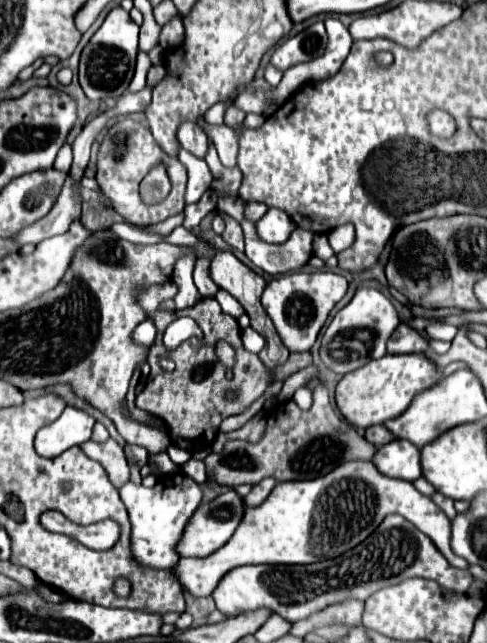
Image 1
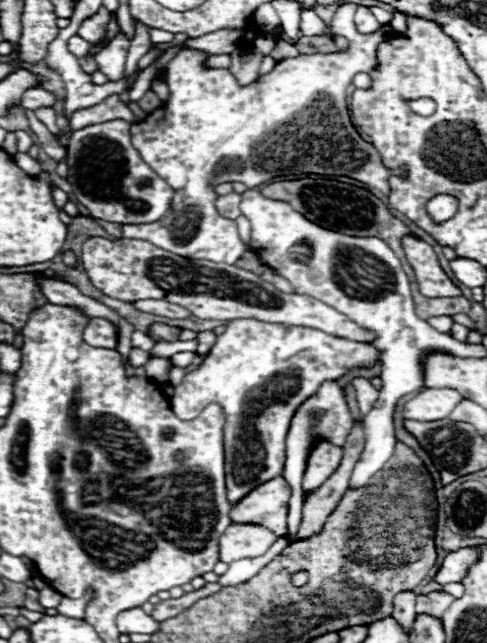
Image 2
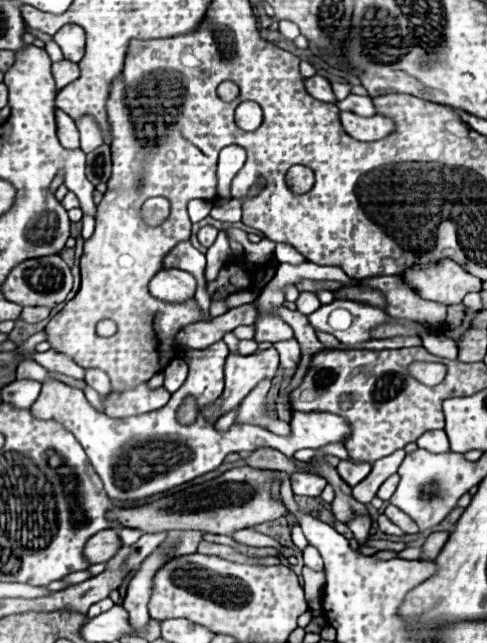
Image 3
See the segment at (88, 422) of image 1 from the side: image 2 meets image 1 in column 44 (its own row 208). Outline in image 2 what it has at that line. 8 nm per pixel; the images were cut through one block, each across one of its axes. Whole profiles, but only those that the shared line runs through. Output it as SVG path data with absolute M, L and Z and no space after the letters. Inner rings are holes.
M438 194L438 196L434 196L434 198L430 198L426 202L426 210L428 210L428 216L436 224L440 224L440 222L450 220L456 214L458 200L454 196L450 196L450 194Z

